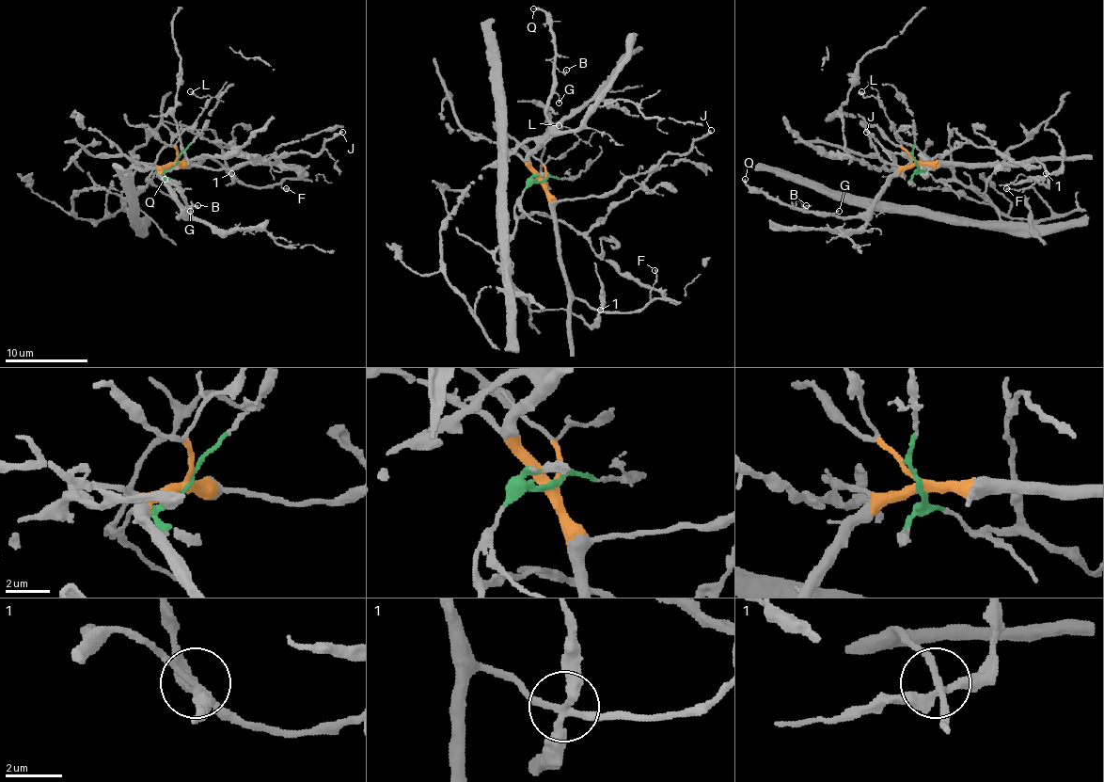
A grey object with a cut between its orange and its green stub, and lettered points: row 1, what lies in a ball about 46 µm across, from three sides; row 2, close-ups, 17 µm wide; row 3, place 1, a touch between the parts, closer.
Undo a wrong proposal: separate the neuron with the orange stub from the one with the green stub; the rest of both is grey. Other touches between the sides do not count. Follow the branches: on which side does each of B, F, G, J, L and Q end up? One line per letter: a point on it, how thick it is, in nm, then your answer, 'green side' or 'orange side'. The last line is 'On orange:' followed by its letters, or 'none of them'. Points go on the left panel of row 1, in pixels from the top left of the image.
B: (197, 205) | 120 nm | orange side
F: (286, 188) | 150 nm | orange side
G: (190, 211) | 120 nm | orange side
J: (342, 132) | 240 nm | orange side
L: (190, 91) | 200 nm | orange side
Q: (165, 179) | 240 nm | orange side
On orange: B, F, G, J, L, Q

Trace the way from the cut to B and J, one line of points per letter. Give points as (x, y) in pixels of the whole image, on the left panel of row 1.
B: (173, 163), (165, 167), (161, 177), (181, 210), (178, 216), (188, 208), (198, 206)
J: (173, 163), (237, 168), (249, 163), (297, 152), (316, 154), (328, 139), (342, 132)

